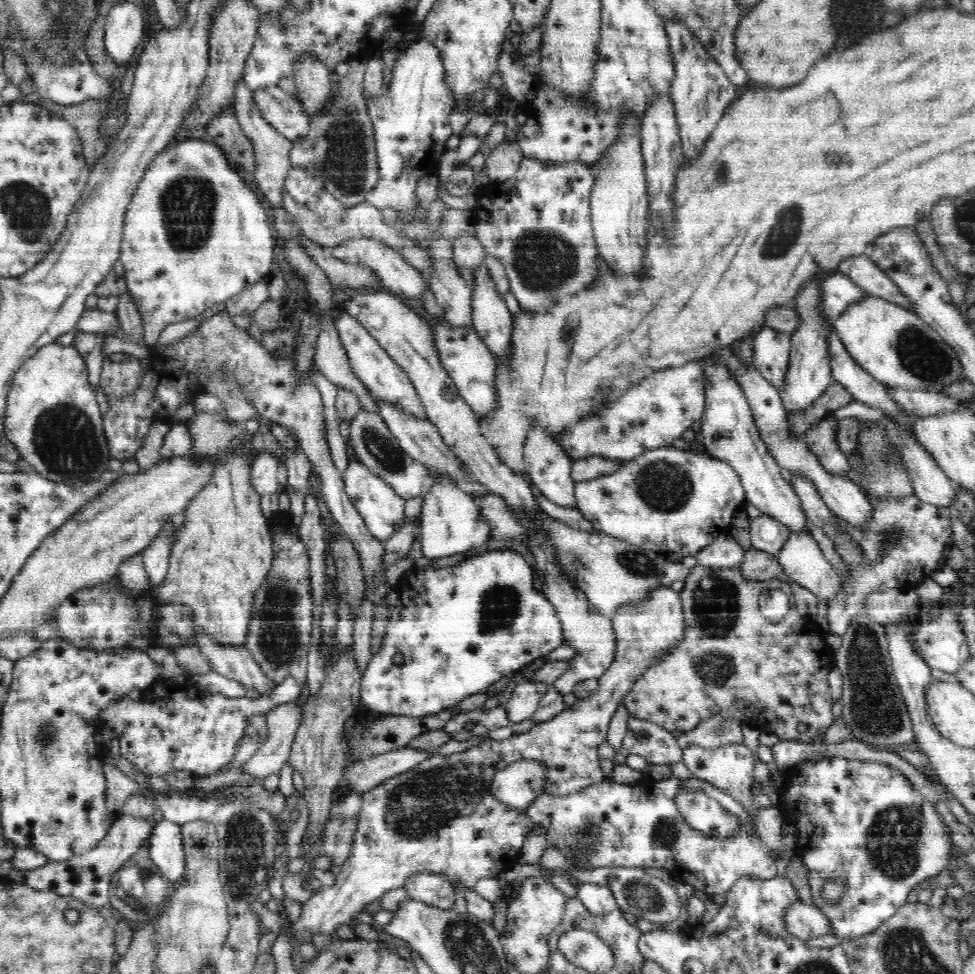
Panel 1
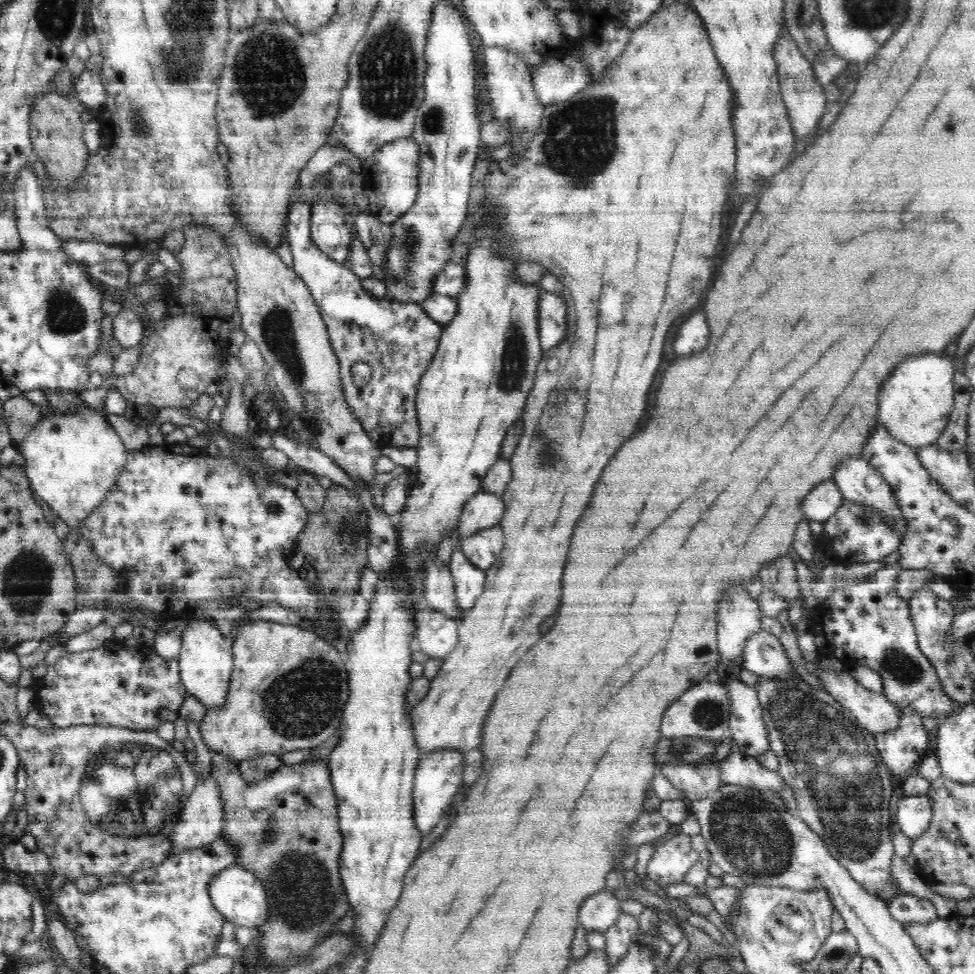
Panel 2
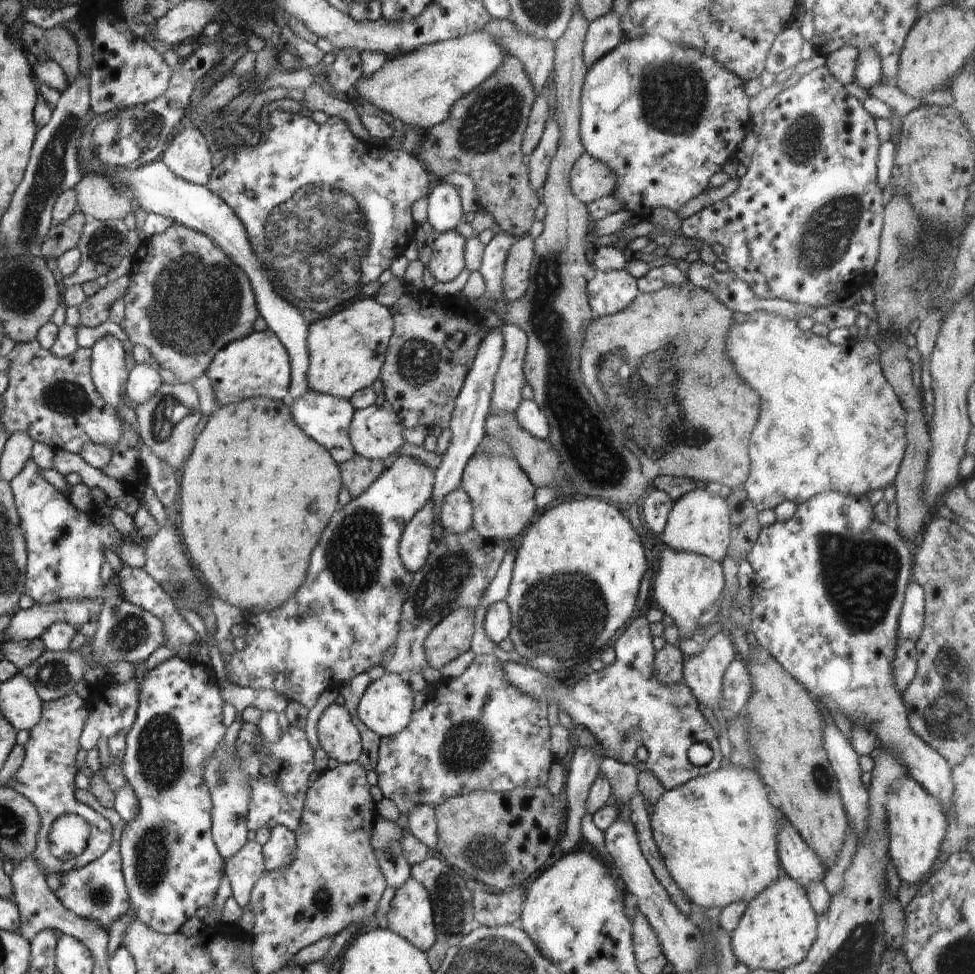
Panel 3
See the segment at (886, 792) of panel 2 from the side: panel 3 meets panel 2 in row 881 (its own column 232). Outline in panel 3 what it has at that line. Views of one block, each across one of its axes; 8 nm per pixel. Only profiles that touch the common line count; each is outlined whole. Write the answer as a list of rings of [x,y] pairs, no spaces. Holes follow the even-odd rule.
[[[246,841],[230,860],[226,860],[225,874],[228,876],[232,896],[240,908],[248,906],[254,884],[265,873],[263,846],[257,841]]]

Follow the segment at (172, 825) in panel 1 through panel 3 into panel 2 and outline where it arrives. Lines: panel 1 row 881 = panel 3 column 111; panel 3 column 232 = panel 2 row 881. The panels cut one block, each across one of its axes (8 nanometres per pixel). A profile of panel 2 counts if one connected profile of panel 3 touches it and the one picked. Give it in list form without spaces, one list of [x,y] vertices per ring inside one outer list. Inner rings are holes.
[[[237,864],[228,866],[216,872],[216,876],[210,880],[208,893],[218,912],[222,913],[235,927],[257,928],[268,923],[268,893],[266,893],[264,881],[260,881],[252,871],[243,869]]]

